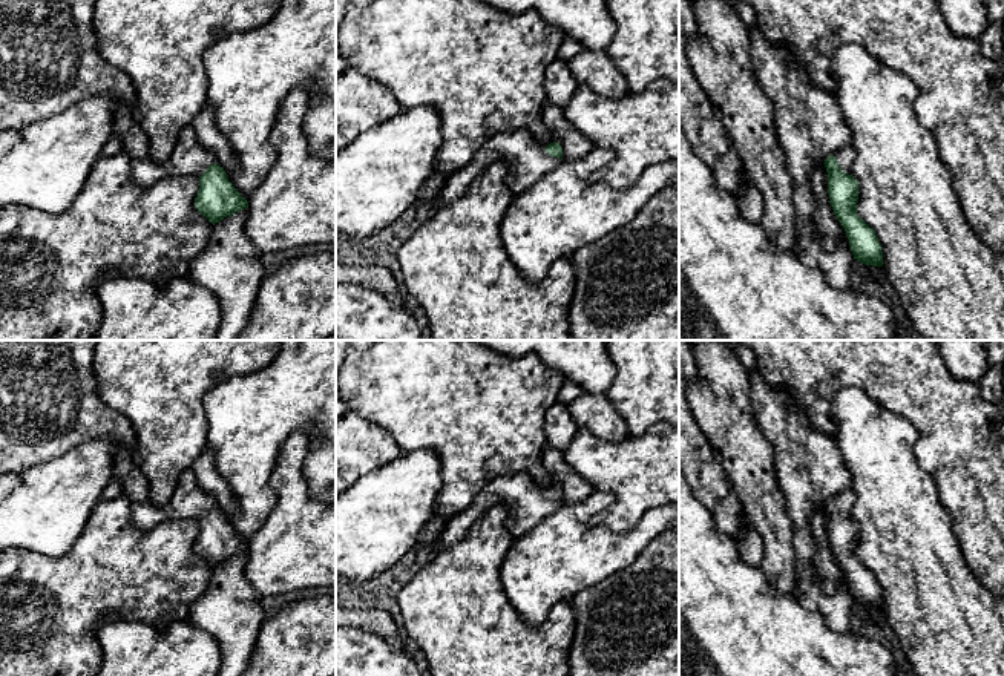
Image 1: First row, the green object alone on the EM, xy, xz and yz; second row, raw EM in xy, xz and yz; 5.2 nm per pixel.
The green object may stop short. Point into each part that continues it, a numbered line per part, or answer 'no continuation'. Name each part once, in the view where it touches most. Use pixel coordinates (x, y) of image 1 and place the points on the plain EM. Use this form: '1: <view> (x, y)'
1: yz (845, 498)

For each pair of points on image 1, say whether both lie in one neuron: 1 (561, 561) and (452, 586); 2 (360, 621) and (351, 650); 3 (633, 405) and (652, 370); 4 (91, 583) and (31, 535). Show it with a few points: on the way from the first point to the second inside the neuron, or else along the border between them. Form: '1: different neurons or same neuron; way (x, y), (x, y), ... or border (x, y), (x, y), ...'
1: different neurons; border (512, 541), (502, 563), (500, 584), (514, 609)
2: different neurons; border (351, 627), (374, 632), (390, 644)
3: same neuron; way (643, 396), (652, 385), (652, 379)
4: different neurons; border (83, 531), (57, 557), (23, 551)

